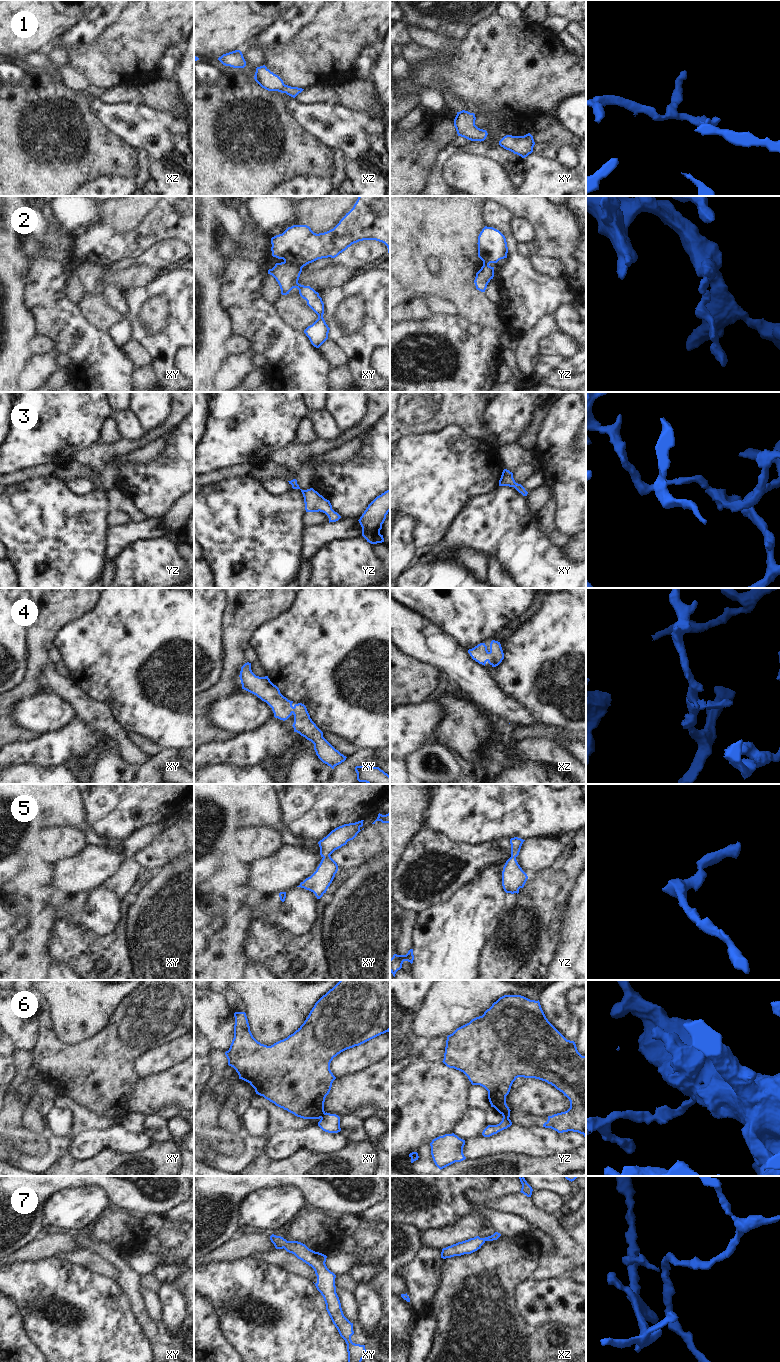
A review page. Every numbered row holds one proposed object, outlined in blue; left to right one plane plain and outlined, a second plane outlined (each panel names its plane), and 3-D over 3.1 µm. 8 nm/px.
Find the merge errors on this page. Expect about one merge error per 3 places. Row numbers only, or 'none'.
2, 6.

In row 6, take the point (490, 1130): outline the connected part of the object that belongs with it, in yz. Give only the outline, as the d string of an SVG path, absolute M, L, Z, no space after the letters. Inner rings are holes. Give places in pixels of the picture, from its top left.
M503 1117L502 1121L497 1125L488 1125L482 1132L482 1135L484 1137L490 1137L494 1134L497 1134L498 1132L507 1129L512 1125L511 1120L509 1117Z

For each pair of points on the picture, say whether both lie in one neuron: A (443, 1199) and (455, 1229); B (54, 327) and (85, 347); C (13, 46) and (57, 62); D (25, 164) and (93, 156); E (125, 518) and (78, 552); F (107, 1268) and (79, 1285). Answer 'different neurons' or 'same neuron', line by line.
A: different neurons
B: same neuron
C: different neurons
D: same neuron
E: different neurons
F: different neurons

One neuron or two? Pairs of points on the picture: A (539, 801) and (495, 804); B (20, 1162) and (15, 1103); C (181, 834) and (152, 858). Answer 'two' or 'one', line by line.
A: one
B: two
C: one

